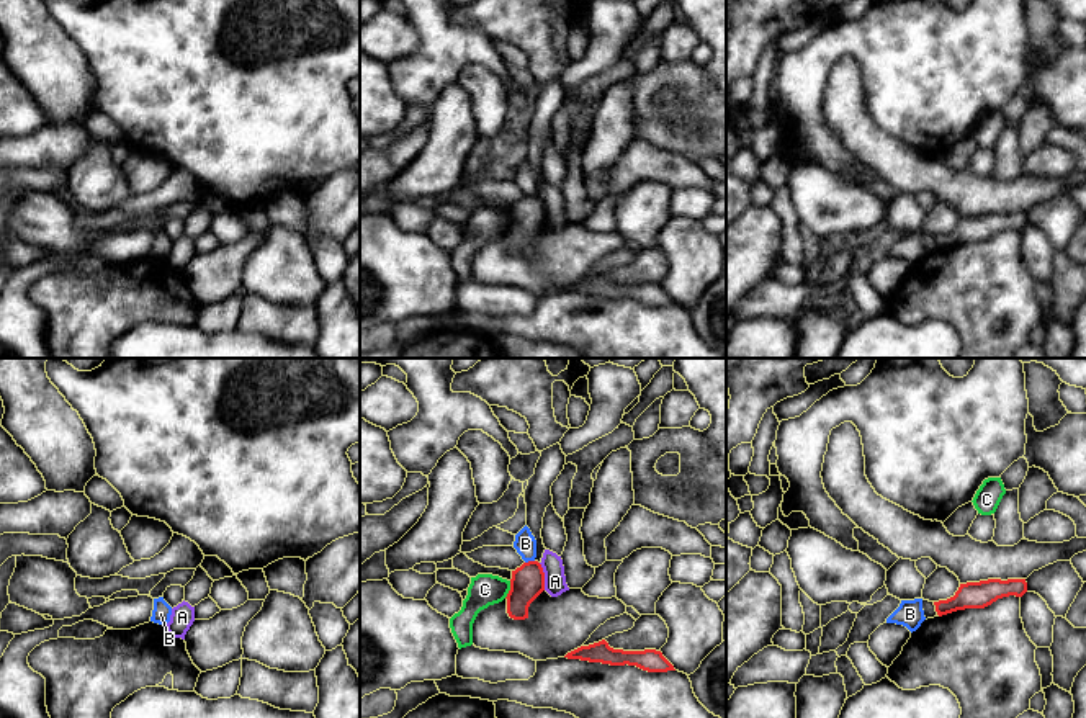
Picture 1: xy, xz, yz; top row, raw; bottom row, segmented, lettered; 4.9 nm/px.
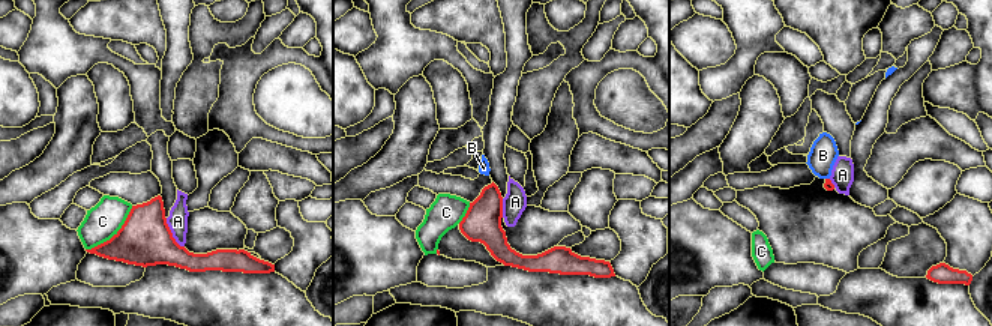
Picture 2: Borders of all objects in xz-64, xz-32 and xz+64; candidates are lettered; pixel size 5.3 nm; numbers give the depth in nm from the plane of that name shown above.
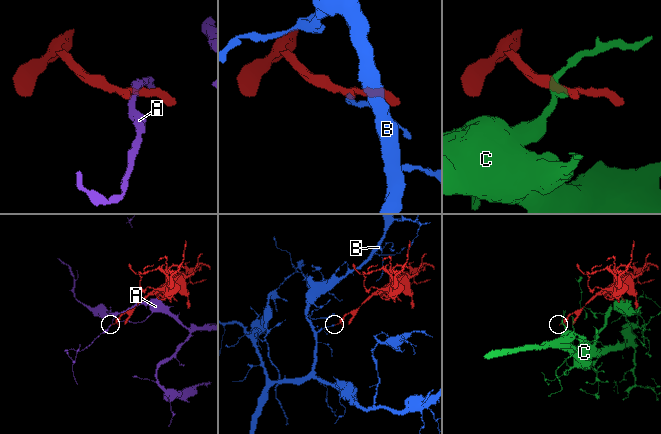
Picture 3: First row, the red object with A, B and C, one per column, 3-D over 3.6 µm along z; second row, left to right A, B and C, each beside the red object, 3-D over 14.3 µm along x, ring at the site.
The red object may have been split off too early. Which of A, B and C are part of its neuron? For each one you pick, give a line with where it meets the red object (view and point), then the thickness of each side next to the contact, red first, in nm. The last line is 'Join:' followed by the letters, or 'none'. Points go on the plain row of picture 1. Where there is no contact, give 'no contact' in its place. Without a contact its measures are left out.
Join: none

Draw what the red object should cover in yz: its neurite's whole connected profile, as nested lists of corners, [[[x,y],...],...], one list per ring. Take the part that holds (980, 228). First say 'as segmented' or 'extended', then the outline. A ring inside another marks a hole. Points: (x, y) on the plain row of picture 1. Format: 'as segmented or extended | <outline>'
as segmented | [[[988,213],[980,216],[960,218],[954,231],[934,236],[939,250],[965,244],[985,242],[998,232],[1016,229],[1022,231],[1027,226],[1025,213]]]

